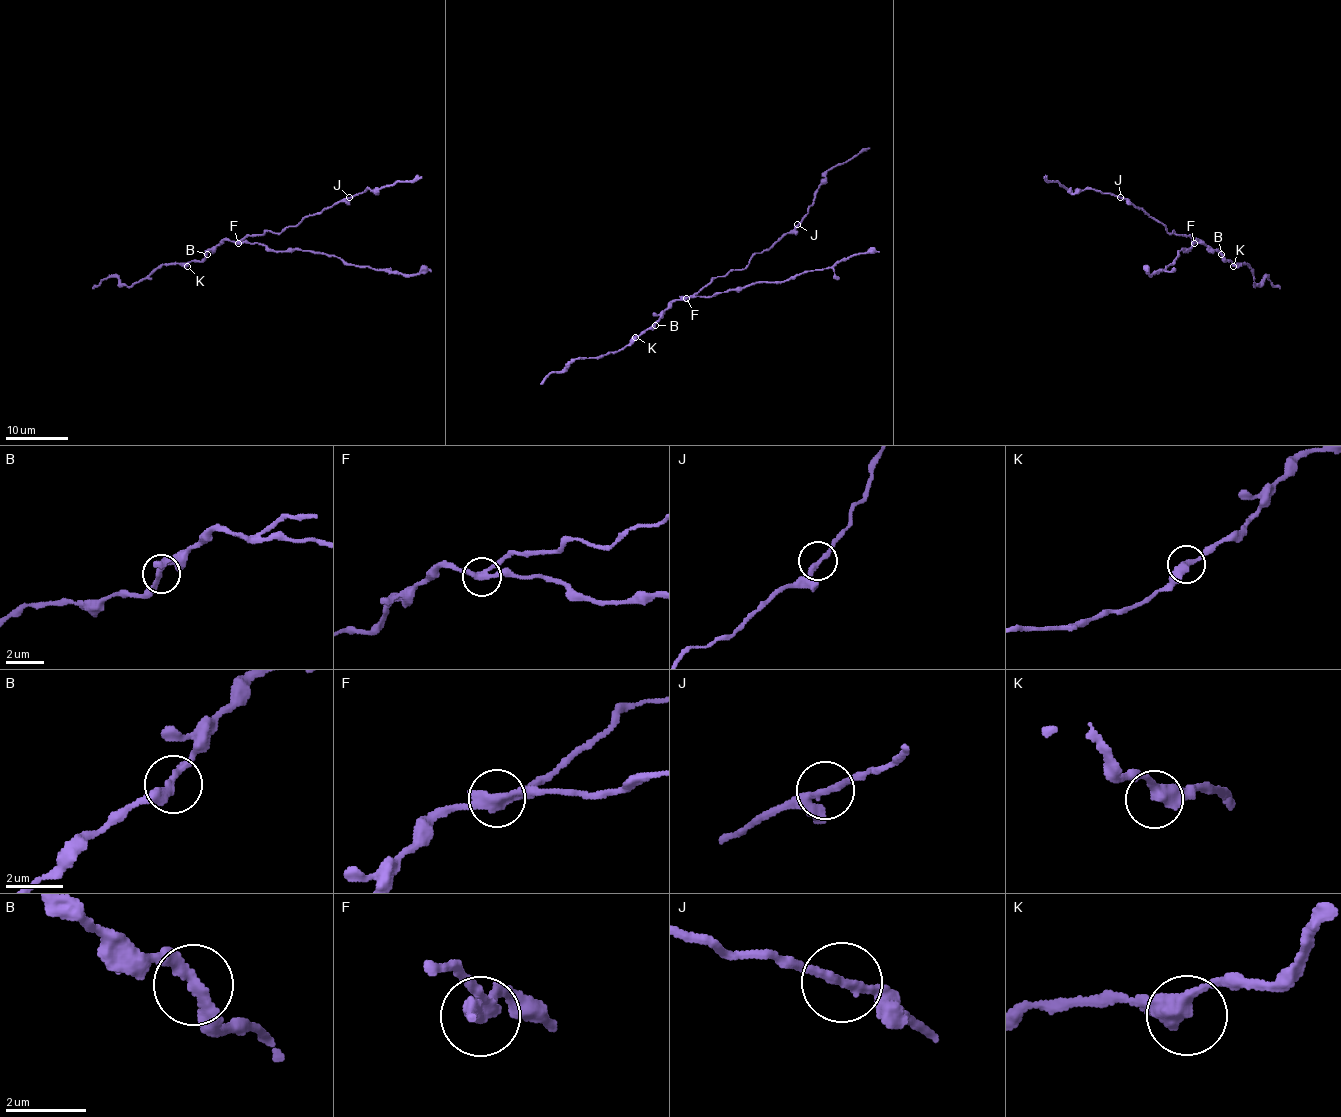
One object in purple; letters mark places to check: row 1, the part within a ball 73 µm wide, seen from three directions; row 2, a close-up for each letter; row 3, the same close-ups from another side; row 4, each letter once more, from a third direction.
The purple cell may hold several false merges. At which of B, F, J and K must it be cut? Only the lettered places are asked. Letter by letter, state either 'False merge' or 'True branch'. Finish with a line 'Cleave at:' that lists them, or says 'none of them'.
B: True branch
F: False merge
J: True branch
K: True branch
Cleave at: F

